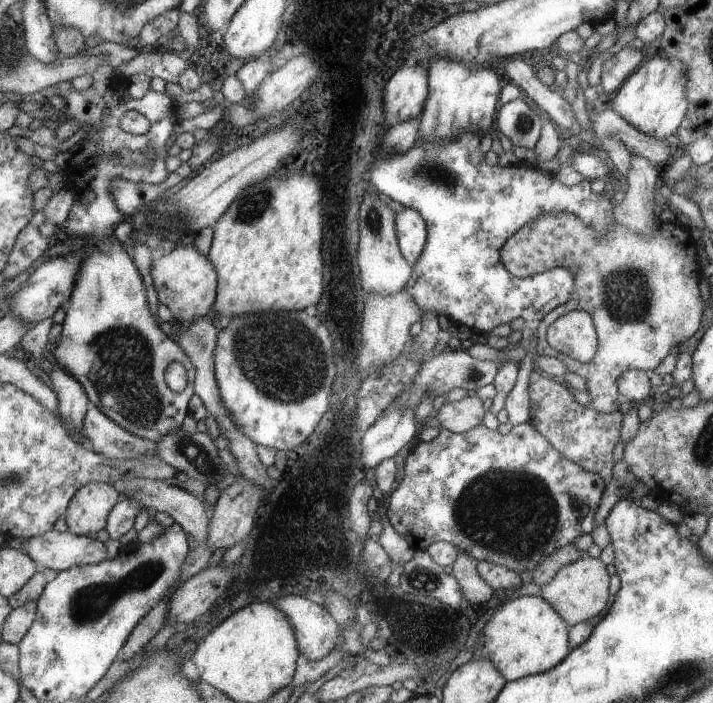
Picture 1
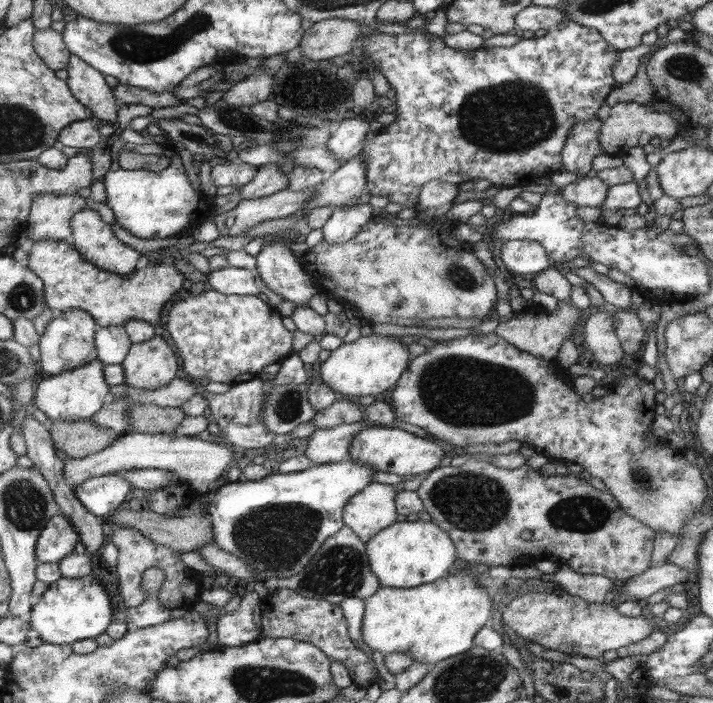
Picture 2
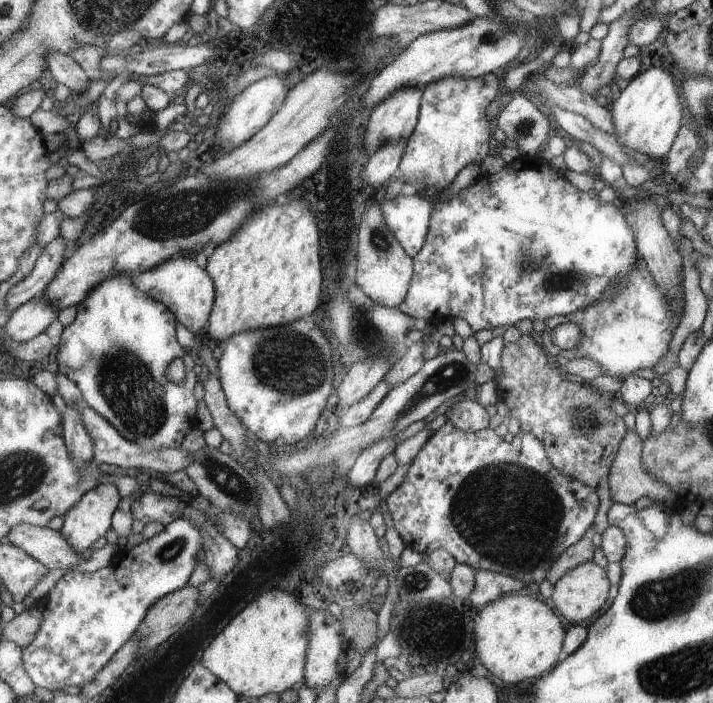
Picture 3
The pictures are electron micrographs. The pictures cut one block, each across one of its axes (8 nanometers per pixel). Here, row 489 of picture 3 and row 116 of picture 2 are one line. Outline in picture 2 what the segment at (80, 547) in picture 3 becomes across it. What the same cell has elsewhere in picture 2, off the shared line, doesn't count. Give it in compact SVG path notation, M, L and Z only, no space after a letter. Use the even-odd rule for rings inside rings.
M71 54L71 60L65 69L68 71L66 82L73 96L92 111L90 120L116 120L116 96L112 88L106 84L105 75L74 54Z

